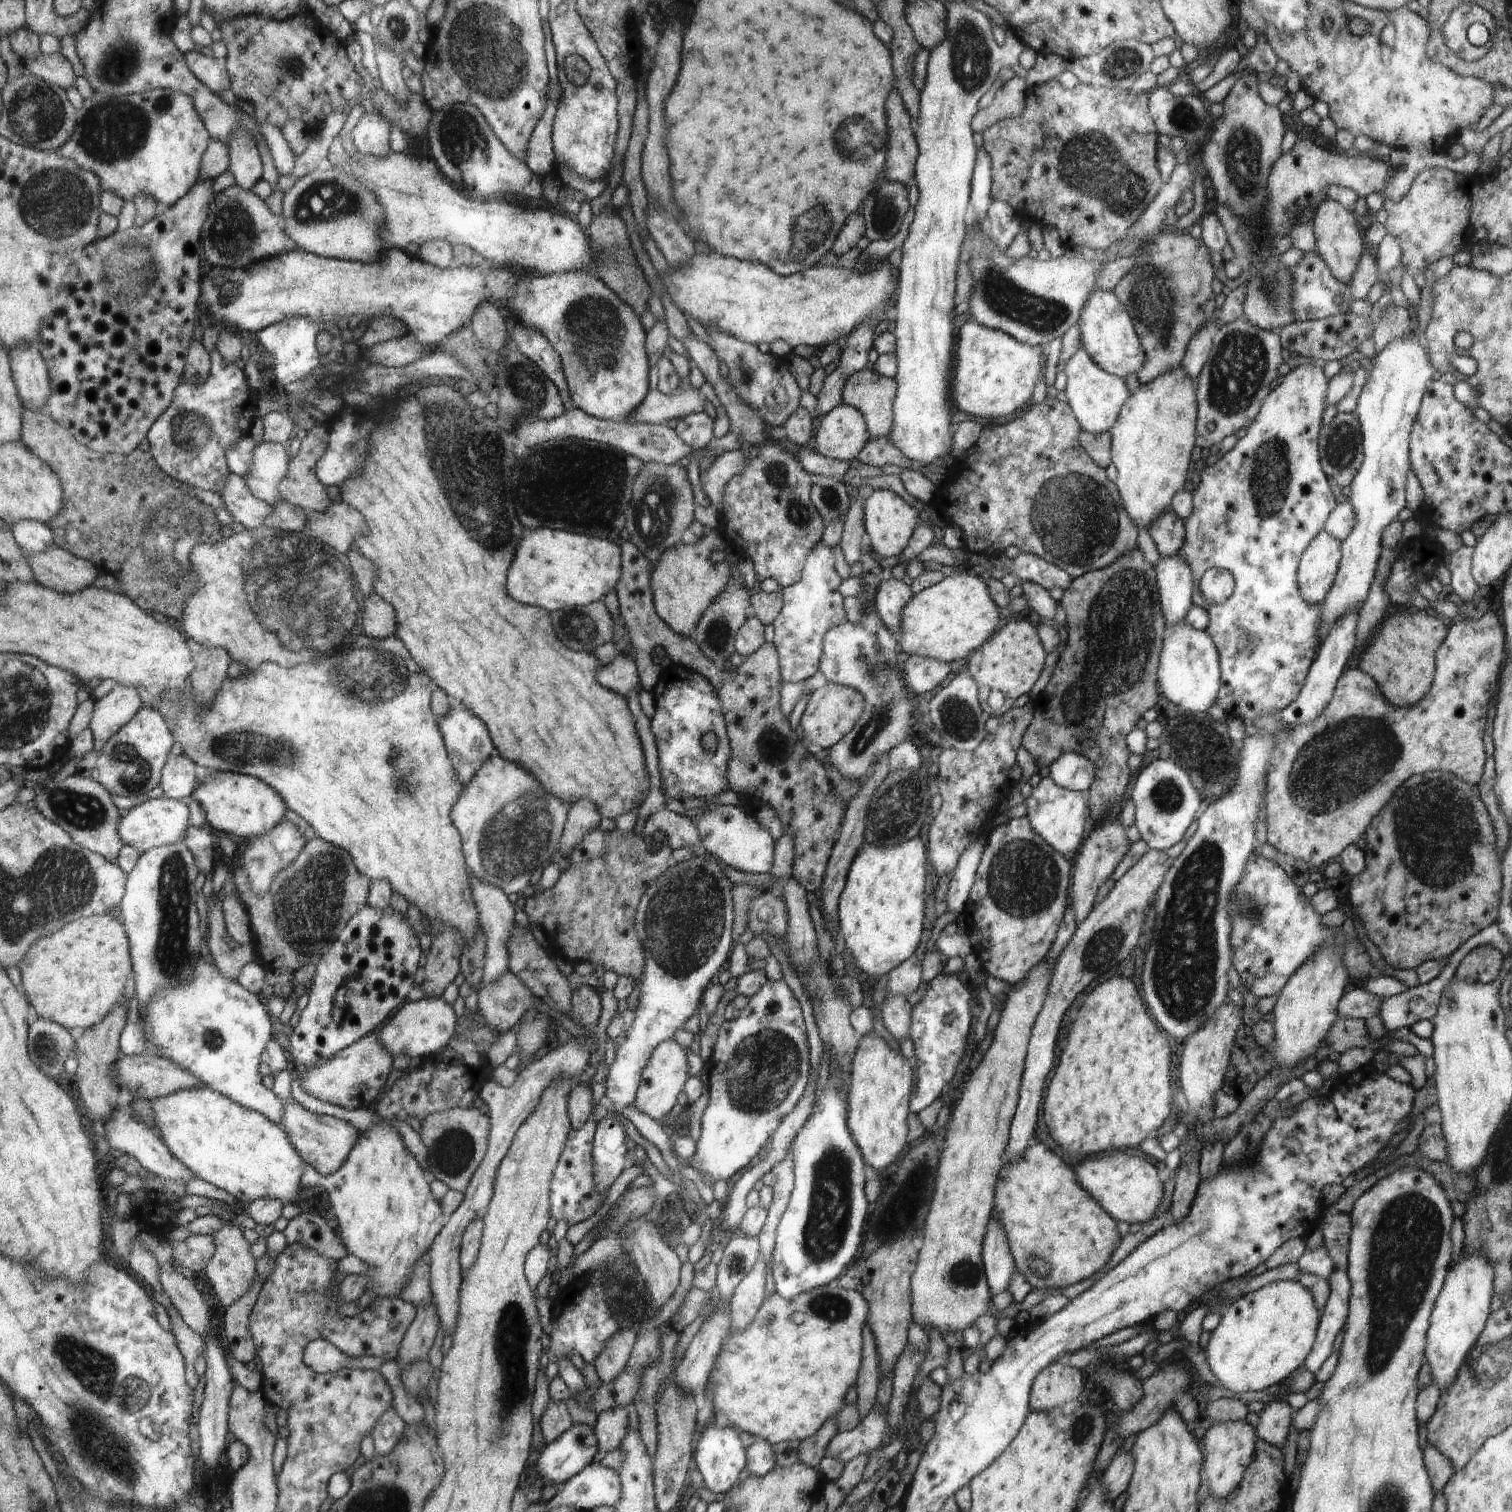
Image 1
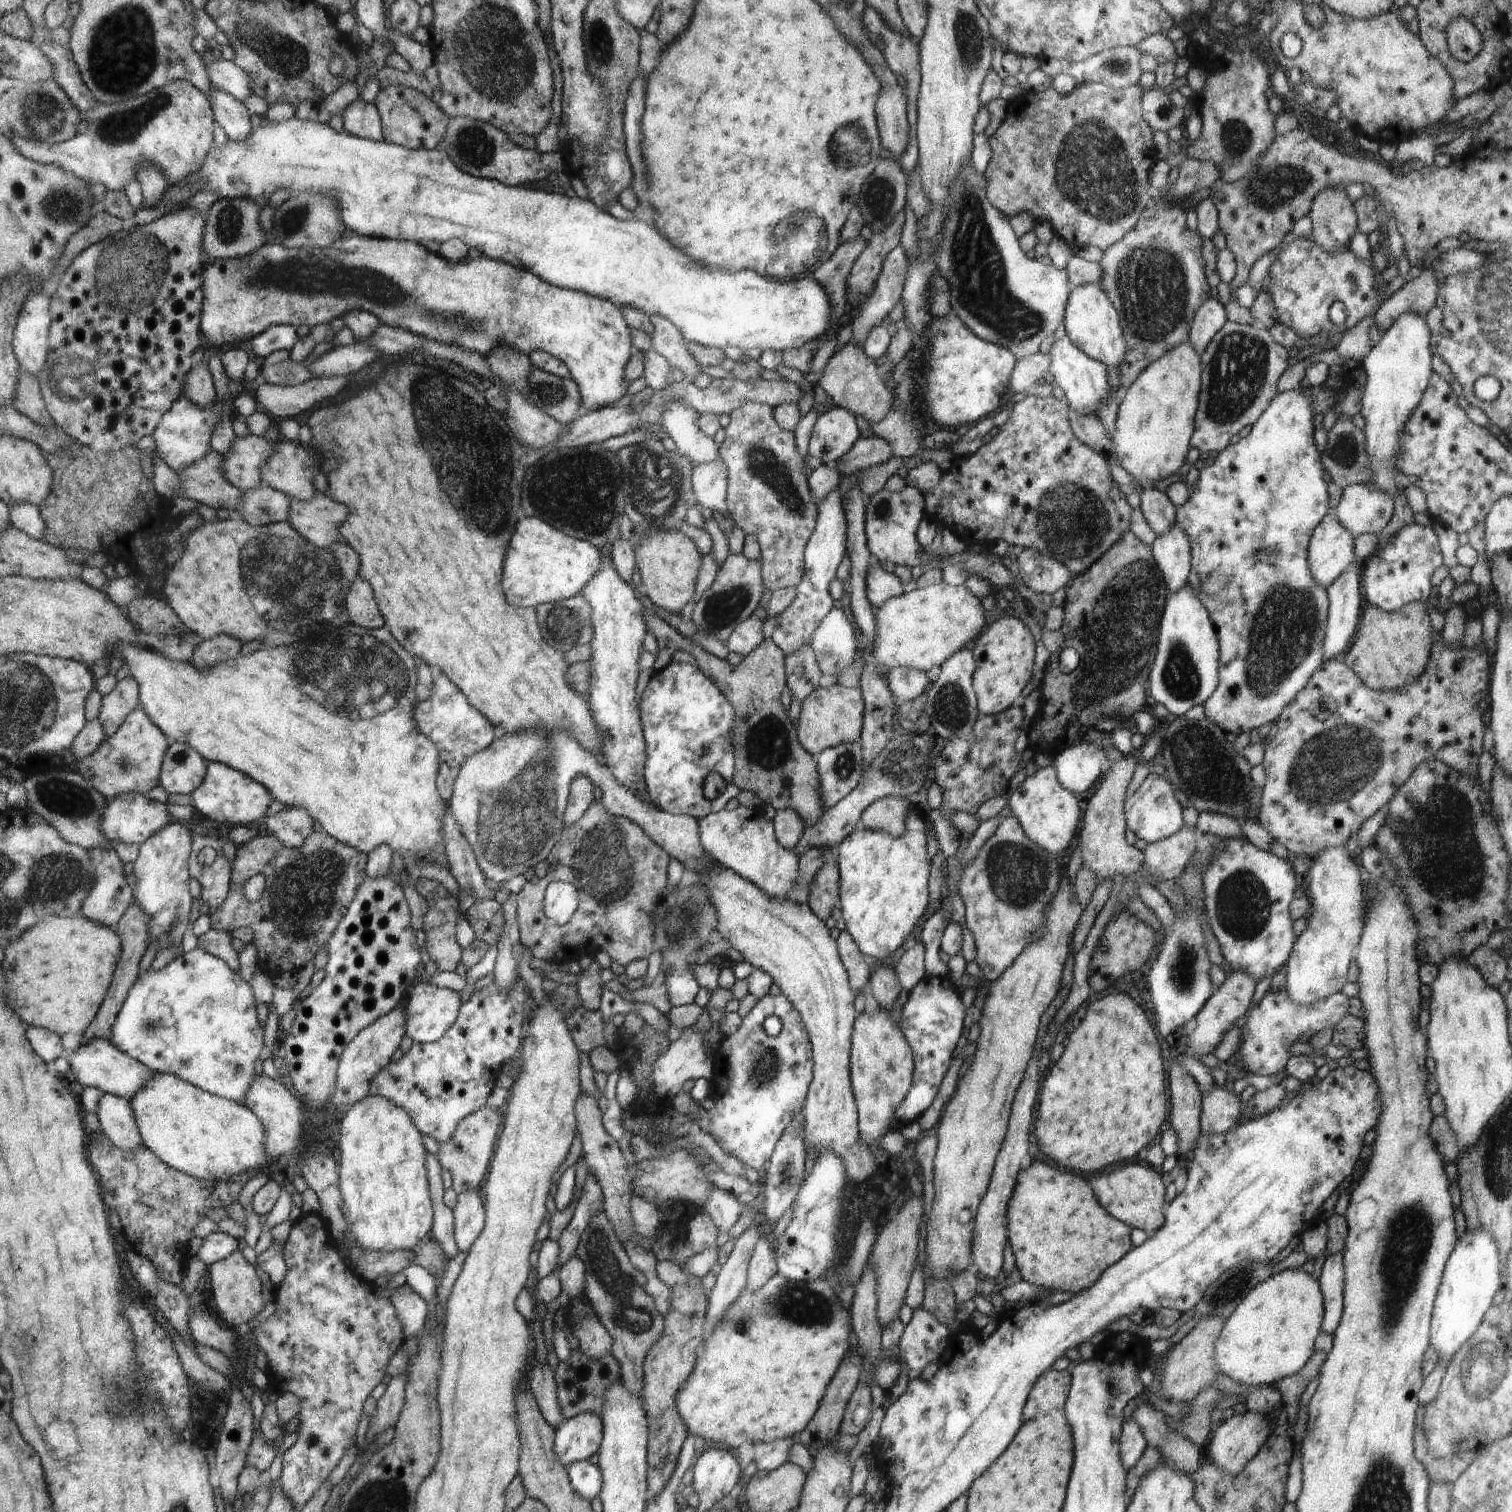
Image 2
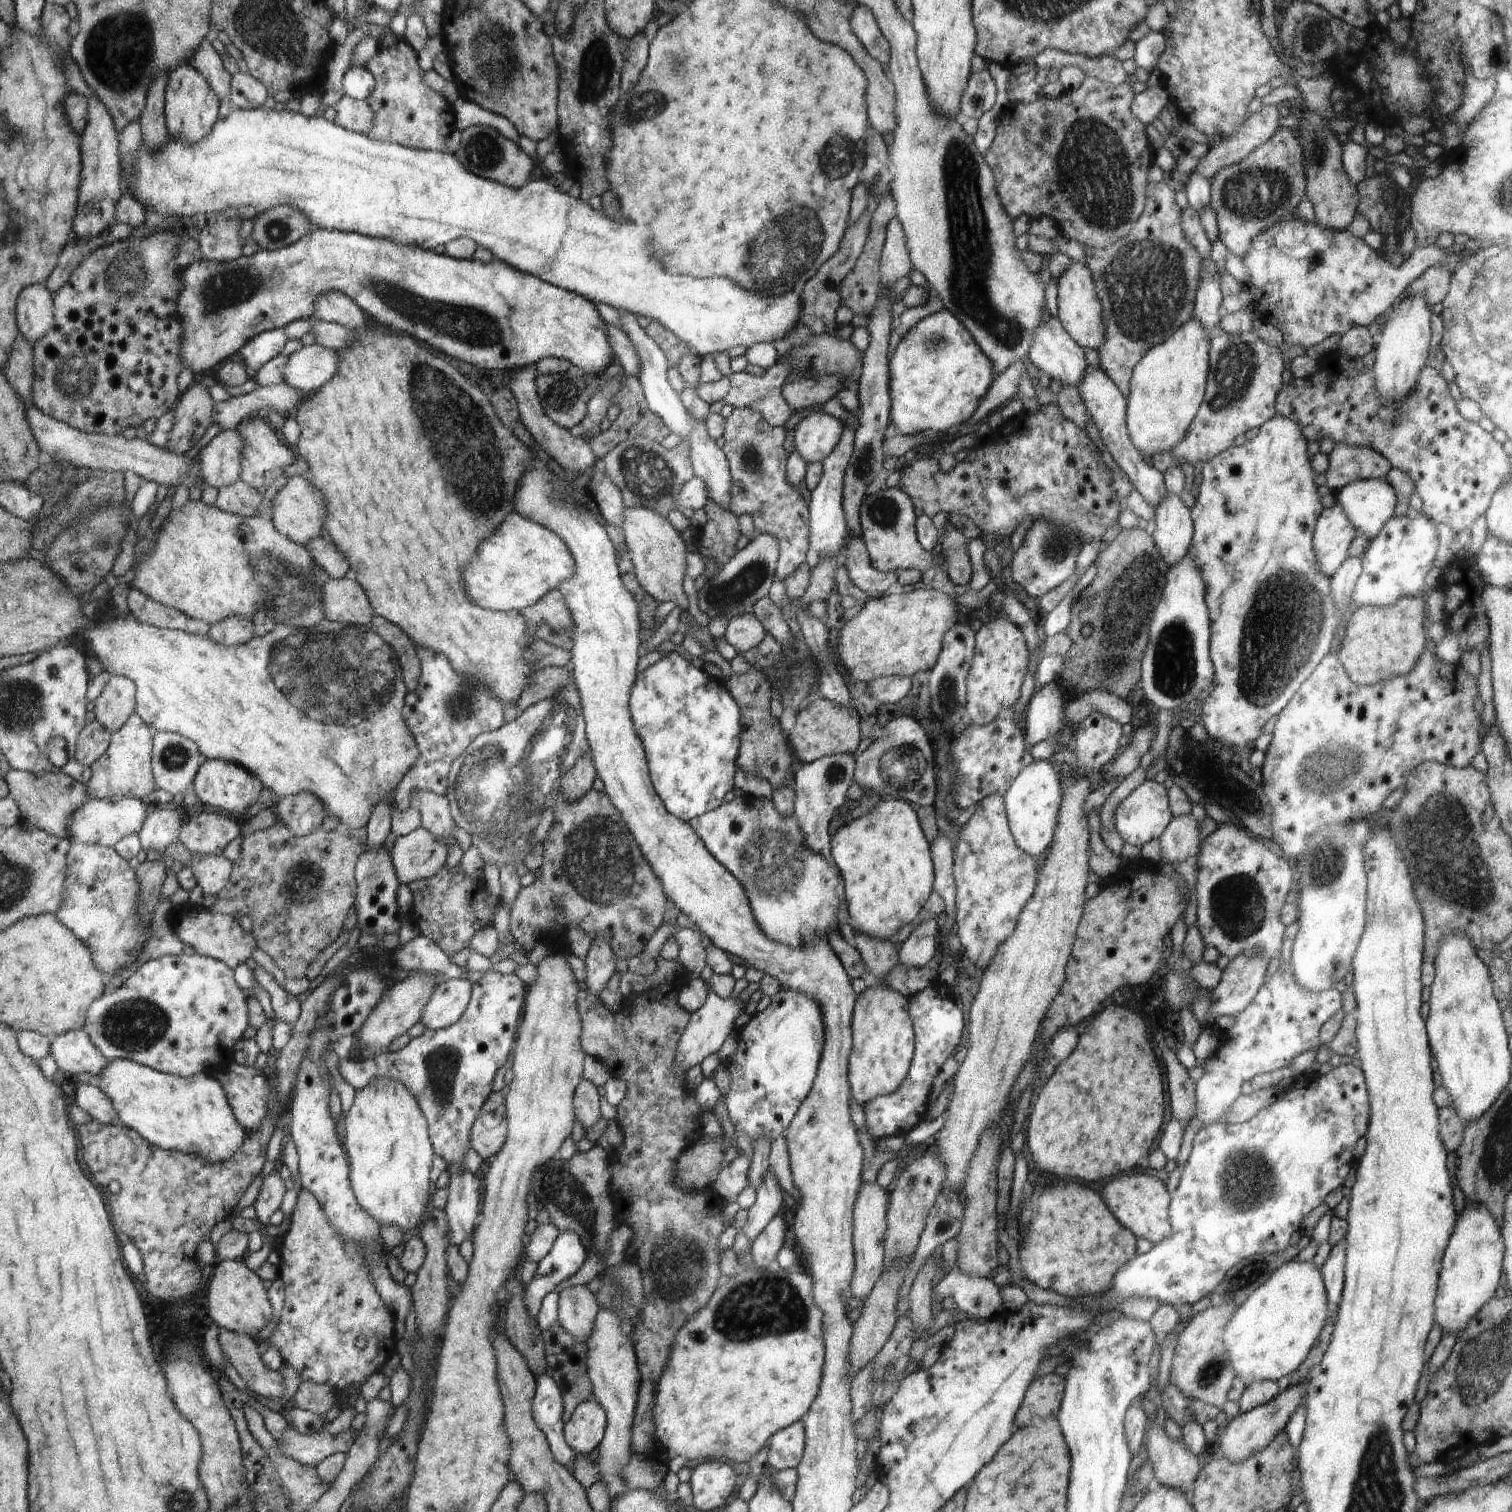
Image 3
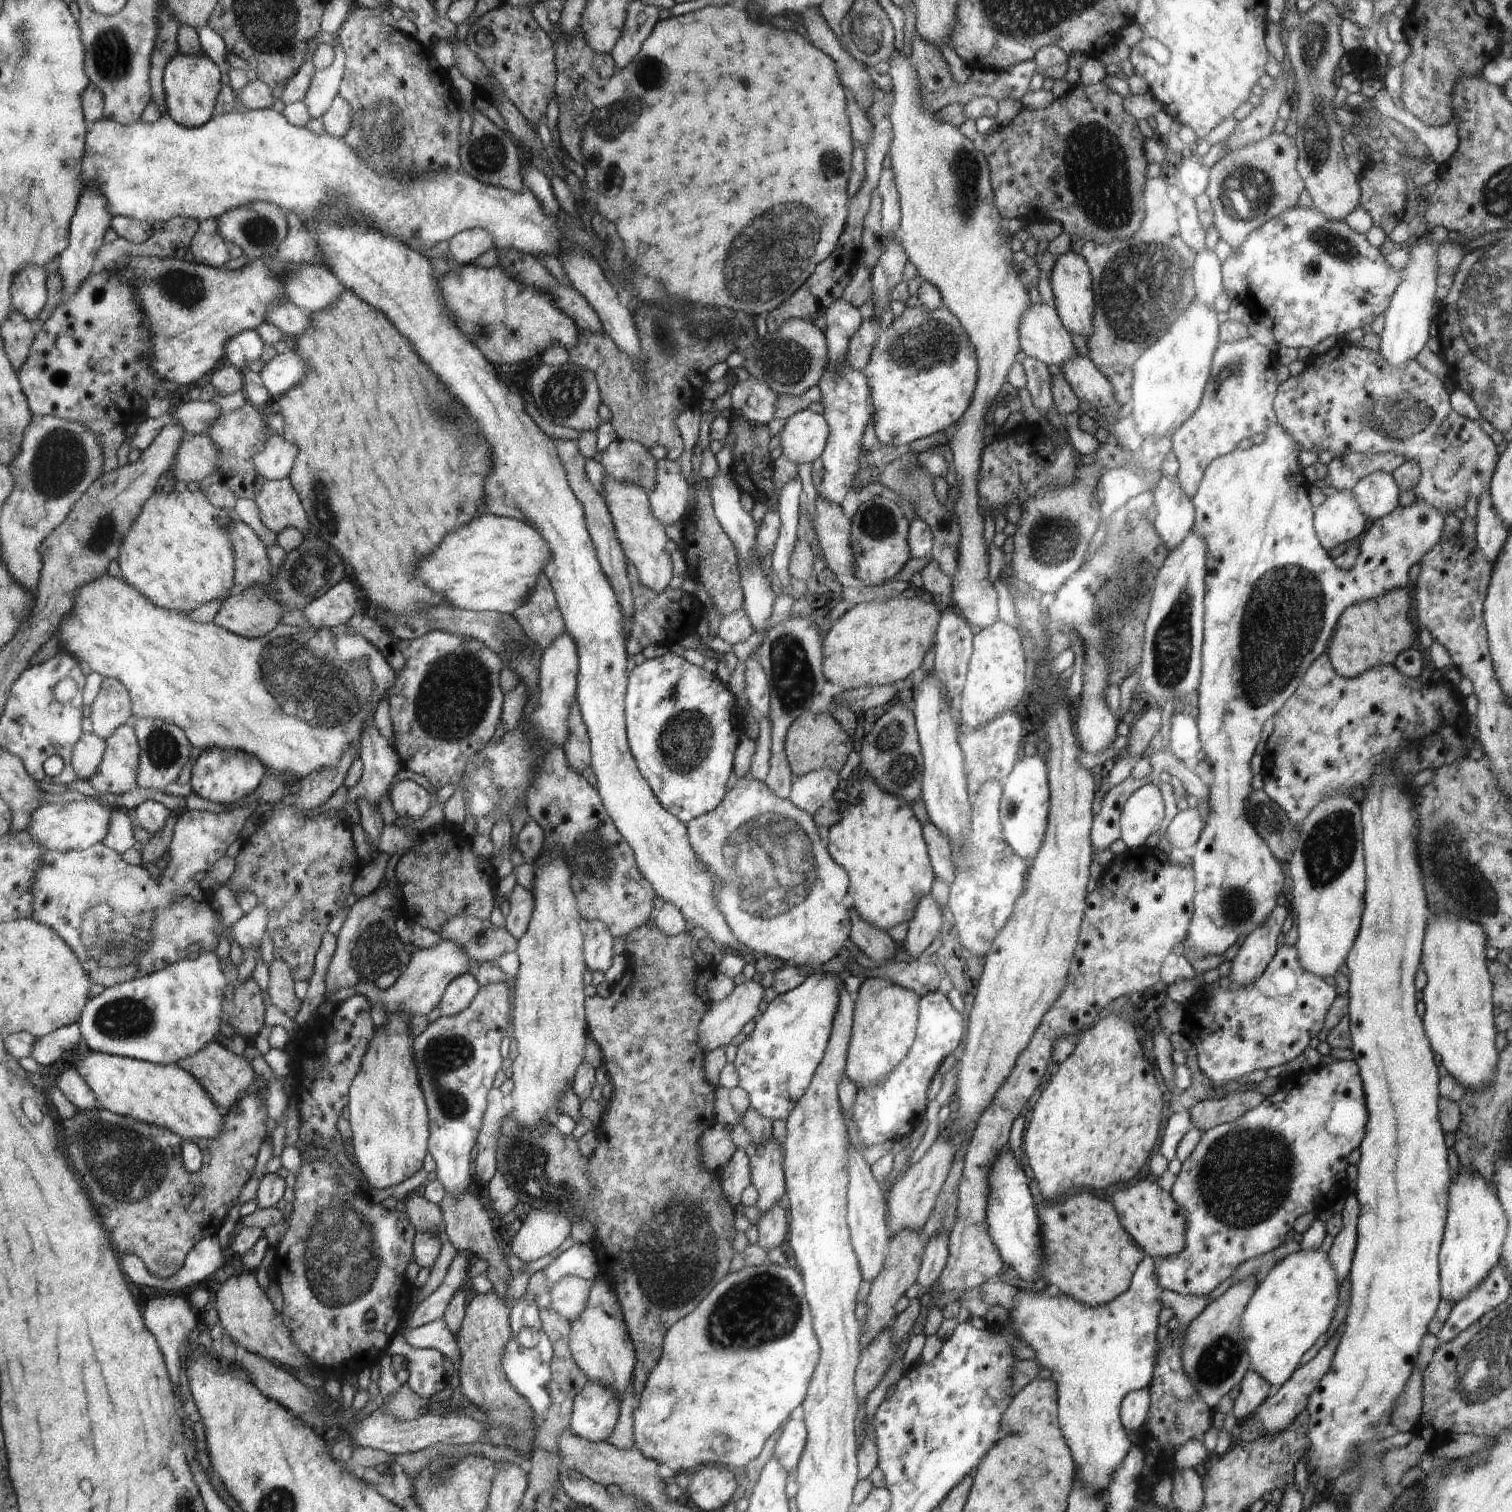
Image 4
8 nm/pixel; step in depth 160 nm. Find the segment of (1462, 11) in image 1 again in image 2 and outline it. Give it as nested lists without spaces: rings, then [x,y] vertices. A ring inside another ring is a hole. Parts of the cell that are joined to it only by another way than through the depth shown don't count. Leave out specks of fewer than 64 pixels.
[[[1464,16],[1452,20],[1445,35],[1449,52],[1462,63],[1474,60],[1482,49],[1480,32],[1476,32],[1472,22],[1468,22]]]

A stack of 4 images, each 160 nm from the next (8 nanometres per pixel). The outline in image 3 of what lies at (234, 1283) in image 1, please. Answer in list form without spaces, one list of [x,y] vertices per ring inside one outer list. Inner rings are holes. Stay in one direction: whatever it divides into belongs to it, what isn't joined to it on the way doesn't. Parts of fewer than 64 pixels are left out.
[[[240,1259],[217,1260],[208,1298],[209,1316],[221,1330],[236,1331],[254,1338],[254,1334],[258,1334],[272,1320],[272,1306],[262,1280]]]

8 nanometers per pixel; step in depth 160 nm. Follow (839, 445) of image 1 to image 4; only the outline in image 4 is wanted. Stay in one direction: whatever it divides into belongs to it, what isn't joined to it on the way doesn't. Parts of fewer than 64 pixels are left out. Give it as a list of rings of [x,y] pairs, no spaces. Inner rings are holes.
[[[814,406],[796,411],[787,418],[778,435],[782,457],[797,465],[813,463],[824,454],[829,438],[829,423]]]

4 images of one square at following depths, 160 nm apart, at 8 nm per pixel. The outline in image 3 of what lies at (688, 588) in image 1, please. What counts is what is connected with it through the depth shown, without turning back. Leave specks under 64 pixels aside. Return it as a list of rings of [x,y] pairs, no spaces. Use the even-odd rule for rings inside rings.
[[[634,507],[625,508],[621,528],[629,555],[628,566],[640,587],[658,603],[674,601],[677,605],[686,604],[687,596],[682,590],[686,572],[686,548],[675,526],[654,509]]]

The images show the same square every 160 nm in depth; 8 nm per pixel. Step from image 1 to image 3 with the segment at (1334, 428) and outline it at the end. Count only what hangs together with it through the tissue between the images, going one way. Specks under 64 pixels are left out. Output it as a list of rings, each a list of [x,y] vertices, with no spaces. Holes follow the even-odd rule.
[[[1336,443],[1328,458],[1326,485],[1335,493],[1358,480],[1386,480],[1392,468],[1390,462],[1372,448],[1354,448],[1348,444]]]

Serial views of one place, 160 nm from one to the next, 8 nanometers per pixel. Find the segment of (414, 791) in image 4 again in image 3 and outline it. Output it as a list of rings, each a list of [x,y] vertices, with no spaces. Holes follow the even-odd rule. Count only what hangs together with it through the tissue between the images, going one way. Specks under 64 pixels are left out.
[[[416,790],[409,794],[407,806],[414,808],[420,814],[421,827],[426,828],[432,836],[440,838],[447,848],[450,844],[457,843],[452,833],[456,822],[452,818],[450,804],[445,795],[438,795],[428,790]]]

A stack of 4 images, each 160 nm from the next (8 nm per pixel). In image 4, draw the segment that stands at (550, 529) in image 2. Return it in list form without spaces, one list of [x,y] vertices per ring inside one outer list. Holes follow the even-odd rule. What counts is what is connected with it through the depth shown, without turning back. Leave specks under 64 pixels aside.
[[[484,510],[474,522],[446,536],[428,560],[426,556],[422,558],[418,578],[452,607],[475,613],[496,611],[510,615],[529,599],[550,557],[545,537],[533,526]]]

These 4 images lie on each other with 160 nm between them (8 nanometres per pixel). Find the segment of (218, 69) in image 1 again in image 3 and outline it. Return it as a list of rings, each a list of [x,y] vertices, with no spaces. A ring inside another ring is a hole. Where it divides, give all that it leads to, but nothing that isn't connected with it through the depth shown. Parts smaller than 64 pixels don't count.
[[[238,73],[231,77],[231,89],[229,98],[232,107],[239,109],[251,109],[260,107],[266,100],[267,88],[251,73]]]

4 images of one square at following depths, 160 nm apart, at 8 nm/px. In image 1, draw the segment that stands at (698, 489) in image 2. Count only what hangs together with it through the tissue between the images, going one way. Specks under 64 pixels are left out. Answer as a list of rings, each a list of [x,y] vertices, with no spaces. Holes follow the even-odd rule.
[[[743,450],[726,451],[718,455],[699,474],[702,490],[710,499],[711,505],[720,512],[723,507],[723,488],[725,484],[739,472],[743,471],[747,457]]]

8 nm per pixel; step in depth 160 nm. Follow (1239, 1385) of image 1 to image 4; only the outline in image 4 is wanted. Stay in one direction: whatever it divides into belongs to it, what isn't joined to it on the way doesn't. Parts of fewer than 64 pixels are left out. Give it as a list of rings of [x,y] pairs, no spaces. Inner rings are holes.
[[[1322,1247],[1305,1251],[1300,1249],[1285,1256],[1259,1282],[1250,1297],[1241,1318],[1242,1336],[1250,1357],[1249,1368],[1255,1370],[1271,1386],[1273,1395],[1299,1367],[1298,1362],[1306,1352],[1322,1336],[1327,1334],[1339,1301],[1339,1278],[1330,1262],[1327,1252]]]

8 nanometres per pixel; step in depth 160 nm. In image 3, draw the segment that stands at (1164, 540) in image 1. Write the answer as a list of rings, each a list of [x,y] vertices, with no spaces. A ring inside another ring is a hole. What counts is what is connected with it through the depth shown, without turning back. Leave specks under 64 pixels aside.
[[[1089,367],[1086,372],[1084,382],[1077,386],[1082,401],[1087,407],[1089,416],[1102,437],[1104,446],[1107,449],[1107,458],[1119,470],[1123,471],[1132,482],[1134,489],[1150,504],[1150,508],[1156,512],[1158,504],[1162,504],[1162,496],[1166,496],[1166,486],[1163,474],[1156,468],[1150,466],[1150,463],[1144,456],[1132,446],[1126,426],[1127,398],[1114,385],[1114,382],[1098,367]]]

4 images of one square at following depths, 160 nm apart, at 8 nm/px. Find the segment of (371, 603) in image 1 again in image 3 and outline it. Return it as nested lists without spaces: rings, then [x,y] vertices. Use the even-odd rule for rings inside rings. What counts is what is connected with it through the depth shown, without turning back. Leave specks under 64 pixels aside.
[[[351,575],[324,580],[322,604],[325,618],[363,628],[372,623],[373,607],[368,594]]]

